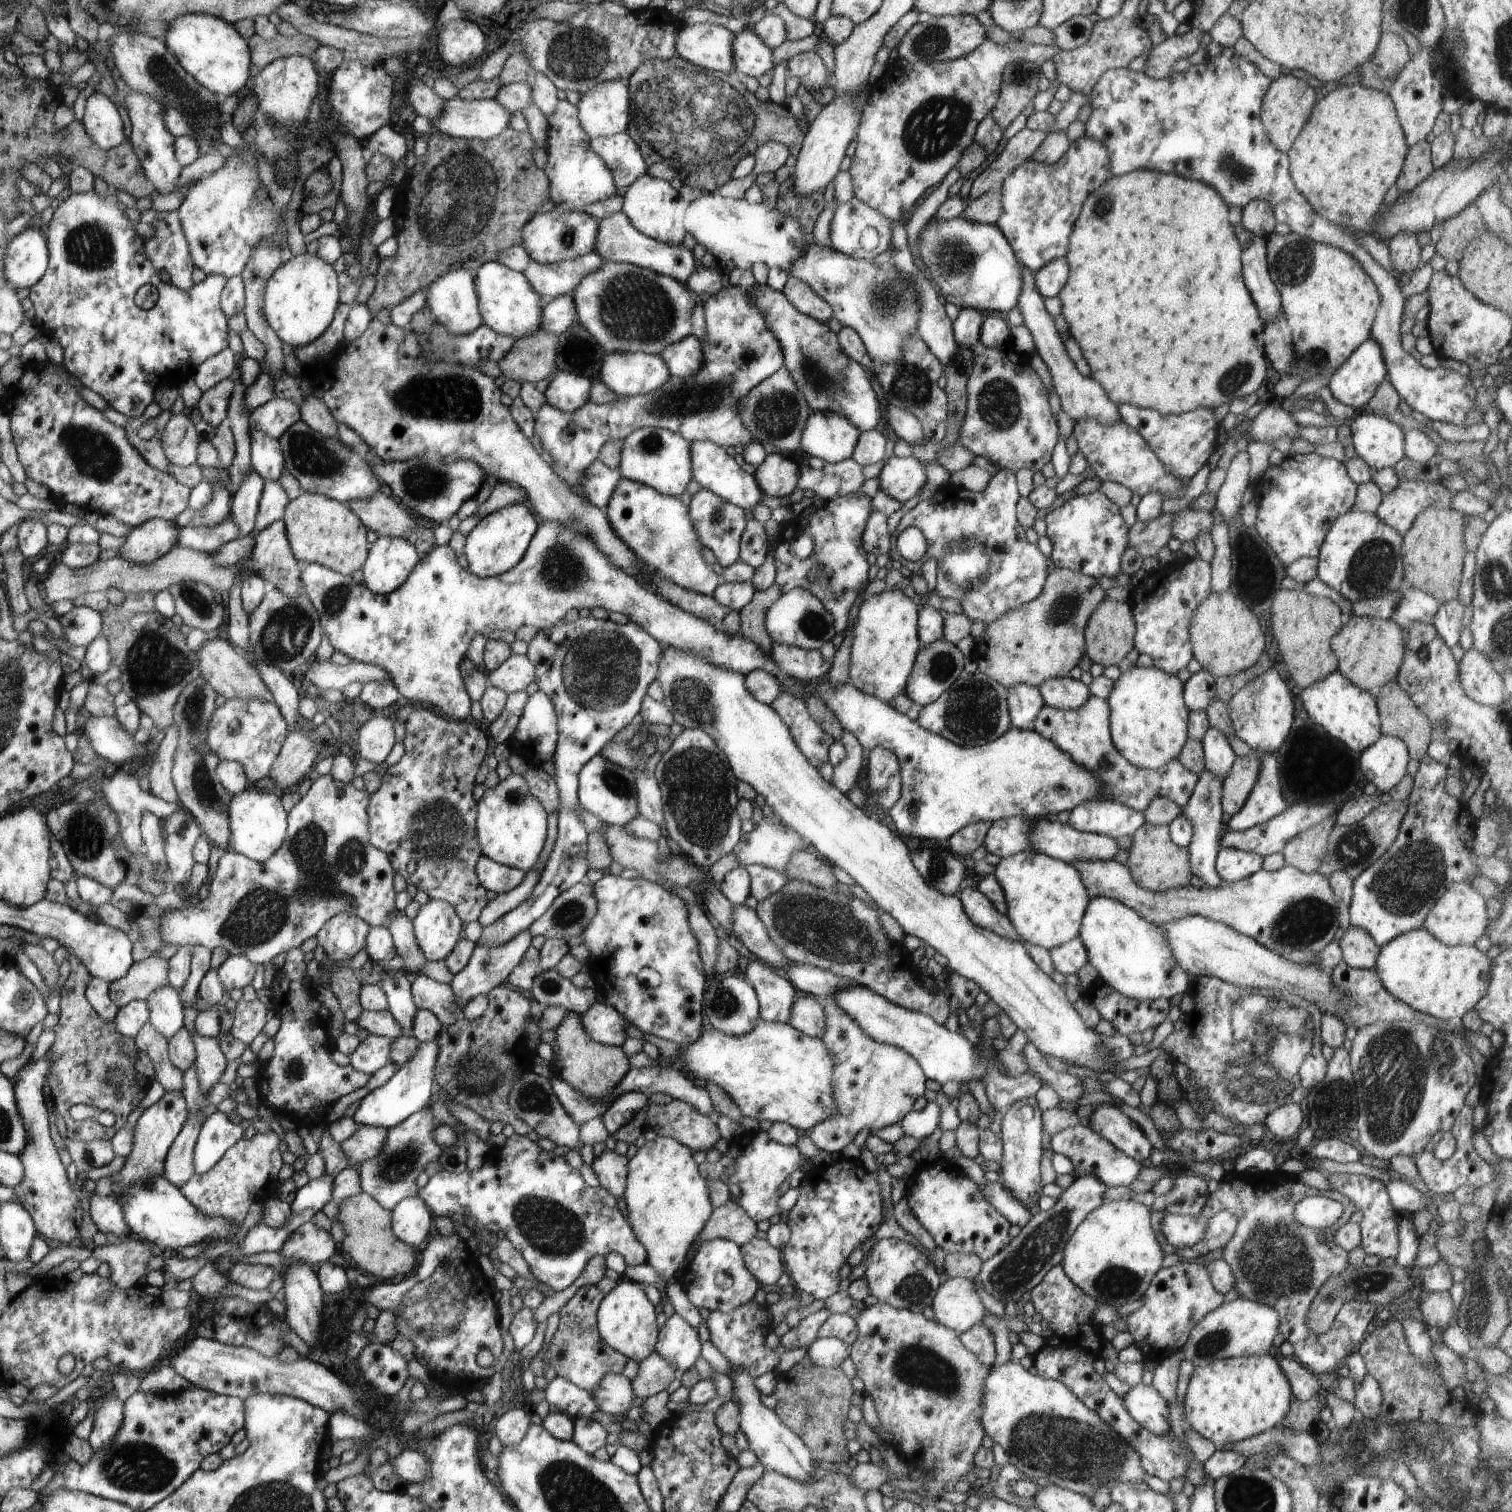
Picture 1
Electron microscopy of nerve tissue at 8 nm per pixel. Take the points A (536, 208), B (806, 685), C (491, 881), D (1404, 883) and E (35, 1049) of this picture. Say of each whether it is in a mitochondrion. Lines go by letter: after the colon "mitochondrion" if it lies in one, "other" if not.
A: other
B: other
C: other
D: mitochondrion
E: other

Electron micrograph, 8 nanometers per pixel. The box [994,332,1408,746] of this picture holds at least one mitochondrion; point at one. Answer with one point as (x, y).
(1372, 568)

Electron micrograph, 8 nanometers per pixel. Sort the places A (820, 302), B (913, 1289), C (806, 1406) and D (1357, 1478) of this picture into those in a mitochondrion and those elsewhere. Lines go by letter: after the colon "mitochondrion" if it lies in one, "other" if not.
A: other
B: mitochondrion
C: mitochondrion
D: mitochondrion

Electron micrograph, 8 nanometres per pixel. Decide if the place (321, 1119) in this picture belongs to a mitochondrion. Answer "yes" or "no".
no

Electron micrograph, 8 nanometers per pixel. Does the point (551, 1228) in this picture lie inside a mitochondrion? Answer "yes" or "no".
yes

